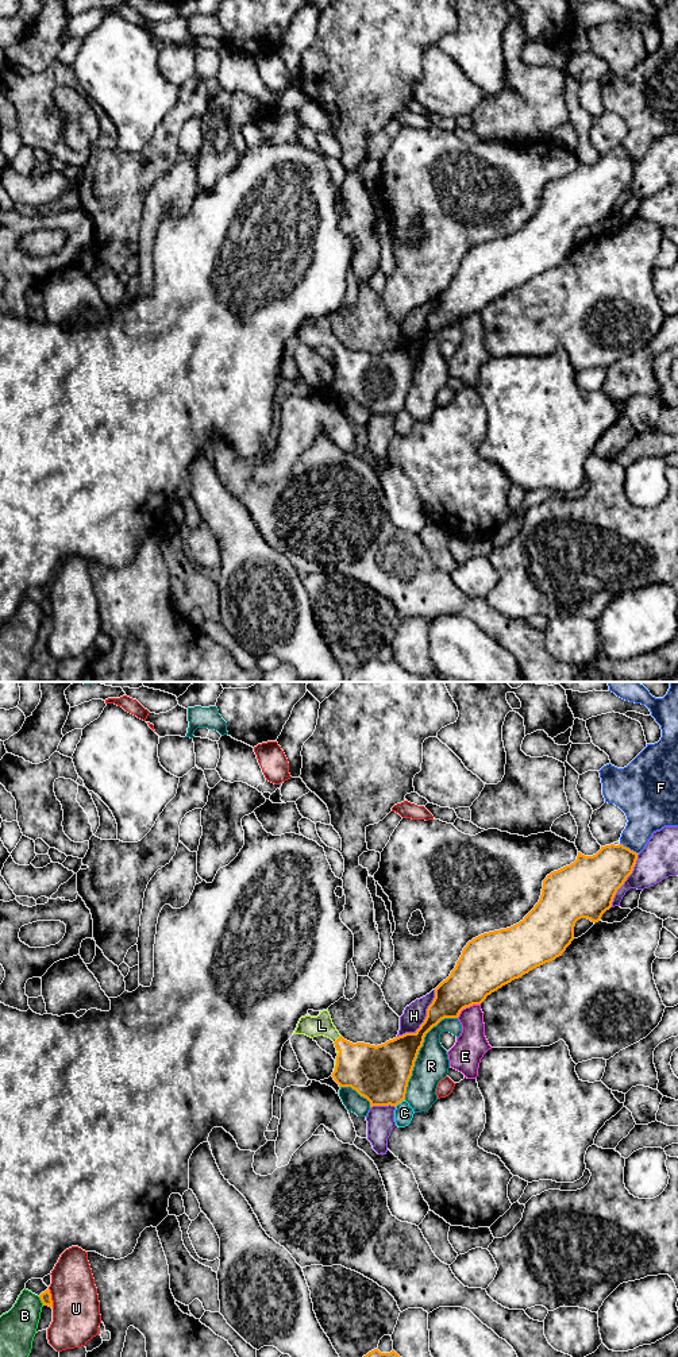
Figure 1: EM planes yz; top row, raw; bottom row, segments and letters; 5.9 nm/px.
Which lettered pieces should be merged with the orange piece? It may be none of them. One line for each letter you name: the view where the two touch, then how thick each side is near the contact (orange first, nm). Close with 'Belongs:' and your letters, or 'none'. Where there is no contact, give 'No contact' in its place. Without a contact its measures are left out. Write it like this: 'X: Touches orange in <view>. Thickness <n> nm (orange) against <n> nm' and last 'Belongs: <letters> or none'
L: Touches orange in yz. Thickness 300 nm (orange) against 130 nm
Belongs: L

